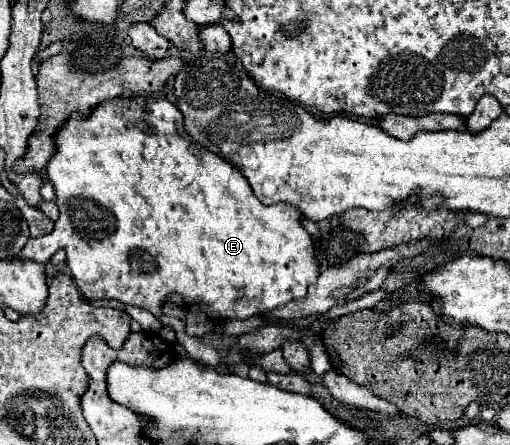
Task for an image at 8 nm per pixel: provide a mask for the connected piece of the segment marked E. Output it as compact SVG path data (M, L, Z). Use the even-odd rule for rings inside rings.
M136 95L130 99L112 99L110 103L100 103L96 111L88 119L72 117L68 123L60 127L56 133L56 153L48 163L48 179L54 185L56 191L56 205L60 209L60 217L54 223L54 231L44 237L30 237L24 249L20 251L20 259L32 259L38 263L46 263L52 253L58 249L66 249L68 253L68 267L72 271L72 277L76 279L76 285L80 287L82 295L86 299L116 299L124 305L136 305L142 309L148 309L155 317L162 315L162 306L168 295L178 293L182 295L184 303L194 313L204 313L206 317L220 321L220 319L248 319L266 311L272 311L288 301L299 300L306 295L306 289L310 283L314 283L320 275L320 265L316 263L316 255L312 255L312 237L302 227L302 213L300 209L292 207L290 203L276 203L276 205L262 205L244 175L236 167L232 167L228 161L224 161L220 155L214 155L206 151L204 147L198 147L188 139L188 135L182 131L182 113L176 105L162 97L150 97L150 95Z

